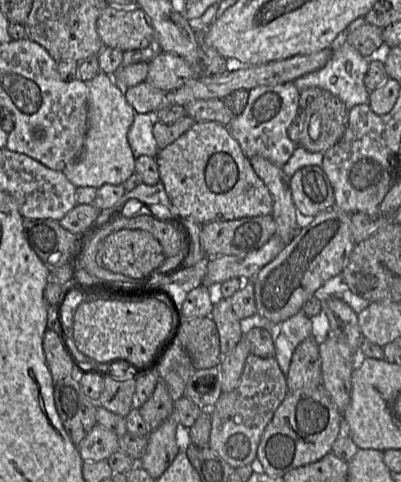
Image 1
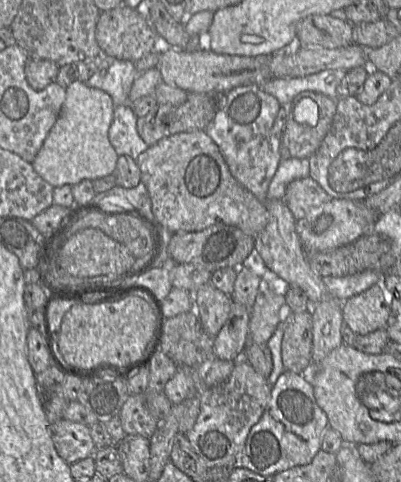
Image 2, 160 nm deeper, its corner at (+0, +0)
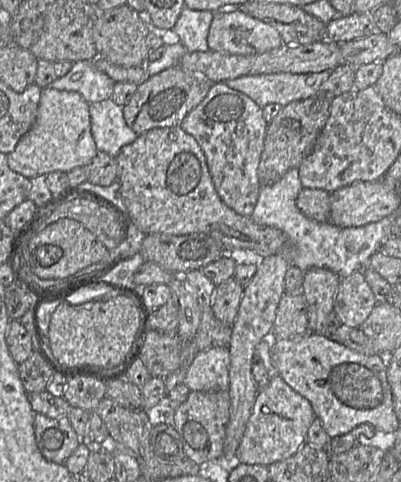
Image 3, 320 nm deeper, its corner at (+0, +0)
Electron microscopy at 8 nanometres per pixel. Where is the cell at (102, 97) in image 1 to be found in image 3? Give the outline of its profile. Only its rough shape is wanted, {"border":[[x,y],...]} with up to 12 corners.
{"border":[[45,87],[34,124],[7,154],[31,179],[88,166],[89,103]]}

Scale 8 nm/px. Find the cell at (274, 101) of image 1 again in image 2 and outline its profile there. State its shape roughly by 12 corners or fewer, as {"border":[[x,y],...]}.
{"border":[[257,84],[223,95],[205,129],[263,203],[283,159],[281,107]]}

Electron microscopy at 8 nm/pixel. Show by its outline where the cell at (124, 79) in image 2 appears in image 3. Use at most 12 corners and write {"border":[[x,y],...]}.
{"border":[[93,60],[73,63],[49,88],[89,104],[110,99],[115,81]]}

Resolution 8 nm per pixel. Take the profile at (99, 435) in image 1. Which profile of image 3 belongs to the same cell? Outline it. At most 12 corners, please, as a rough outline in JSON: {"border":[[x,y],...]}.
{"border":[[36,413],[41,454],[64,464],[81,442],[67,416]]}

